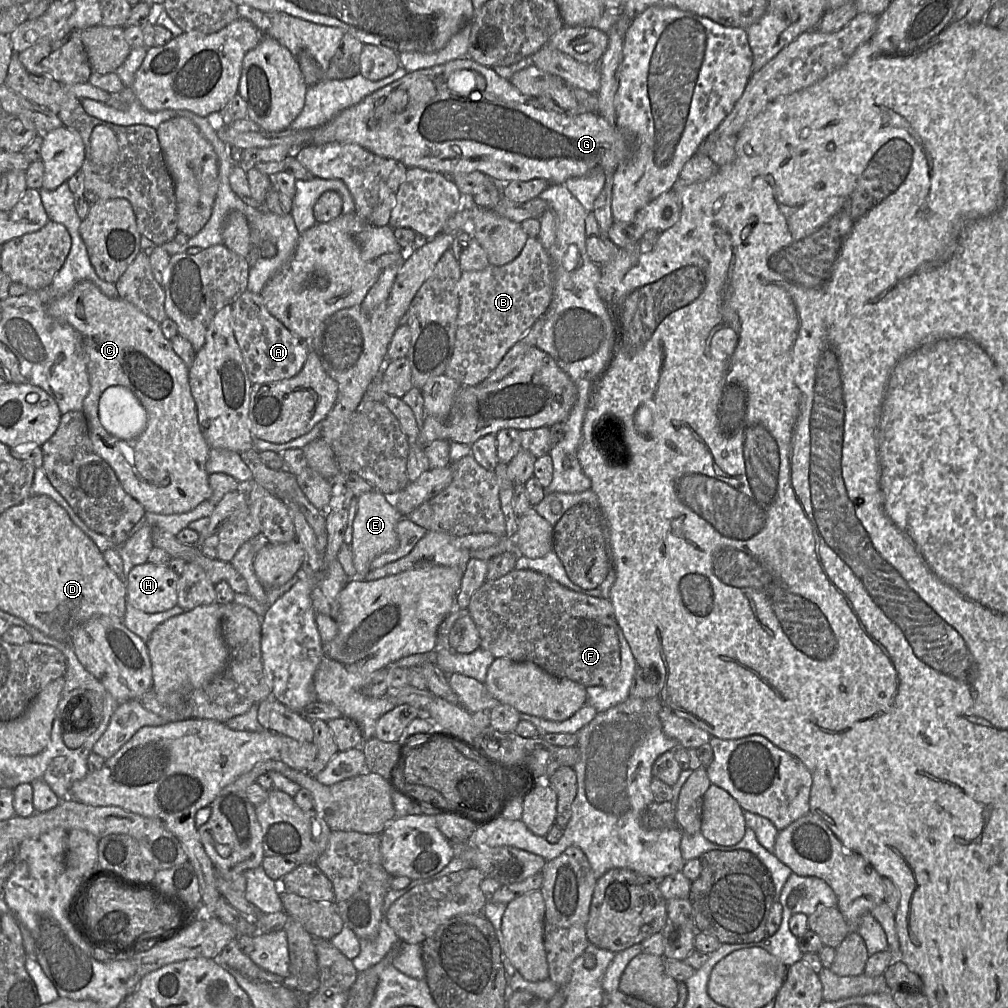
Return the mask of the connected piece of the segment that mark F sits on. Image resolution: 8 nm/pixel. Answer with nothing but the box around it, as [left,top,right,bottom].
[467,569,621,688]

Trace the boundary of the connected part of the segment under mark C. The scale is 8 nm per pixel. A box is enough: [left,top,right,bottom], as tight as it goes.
[48,281,211,514]

